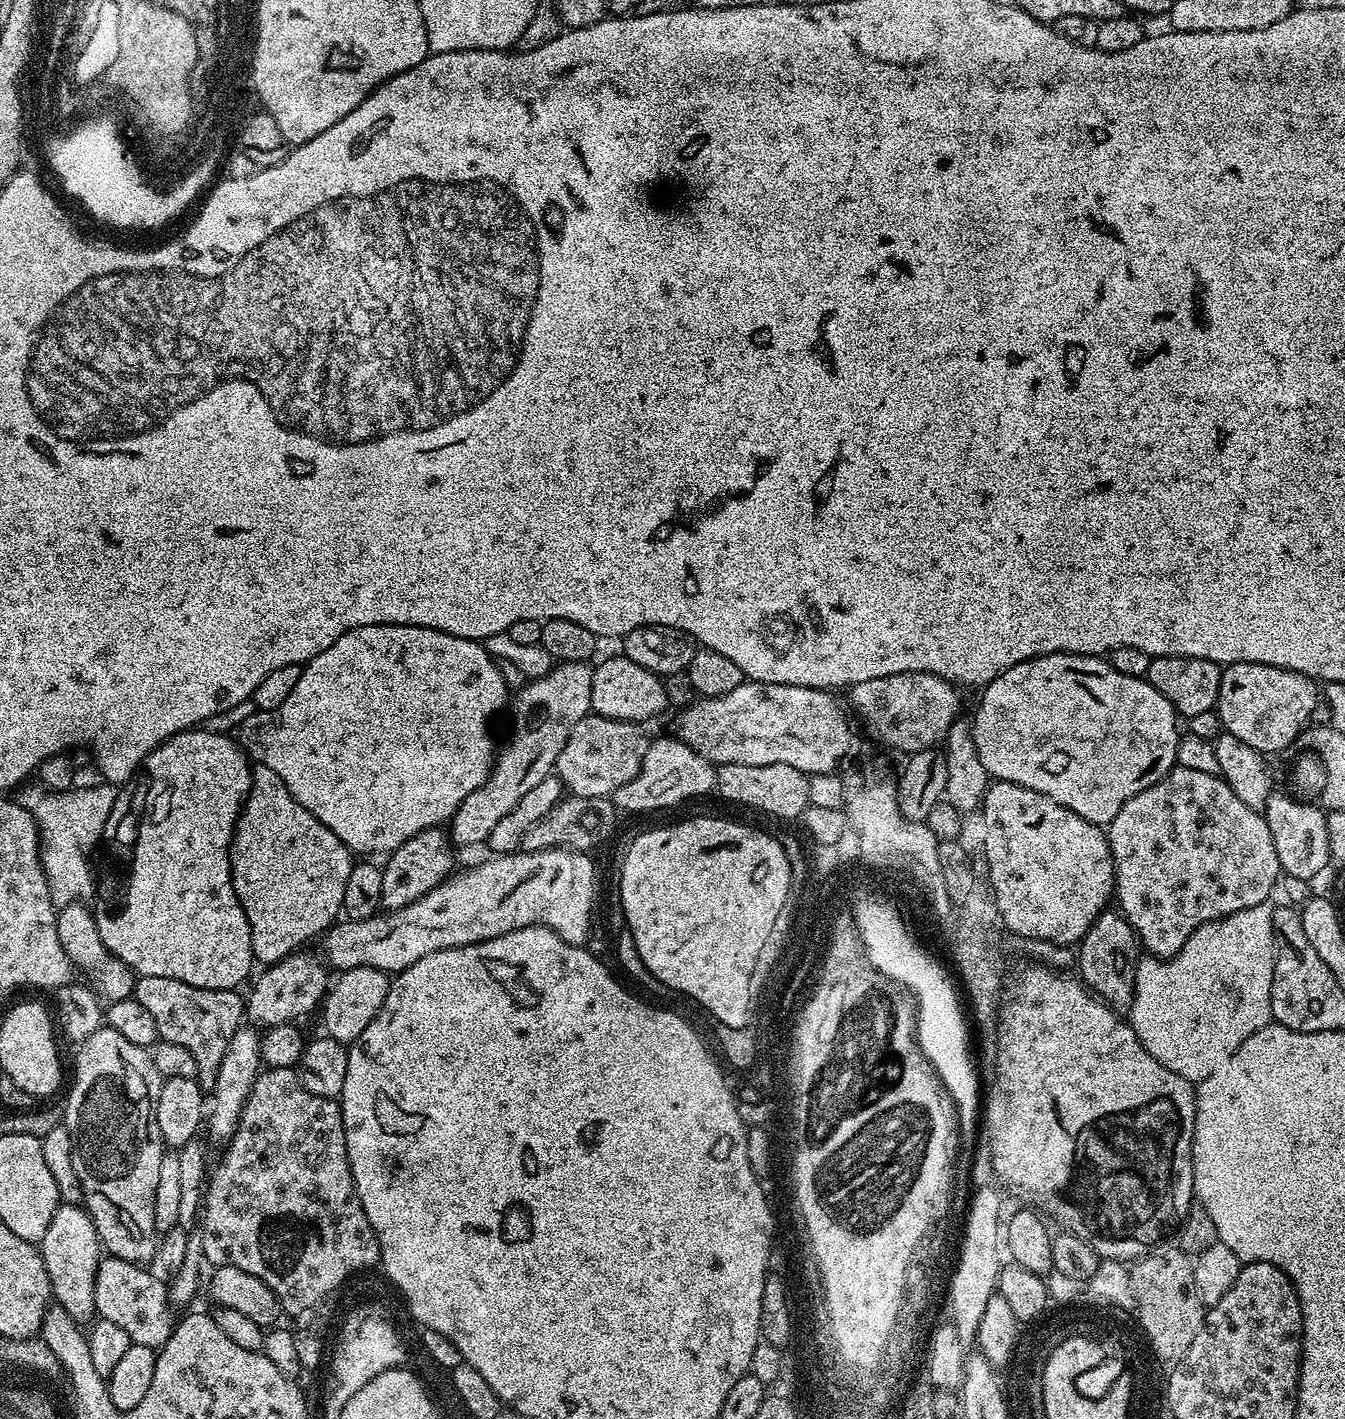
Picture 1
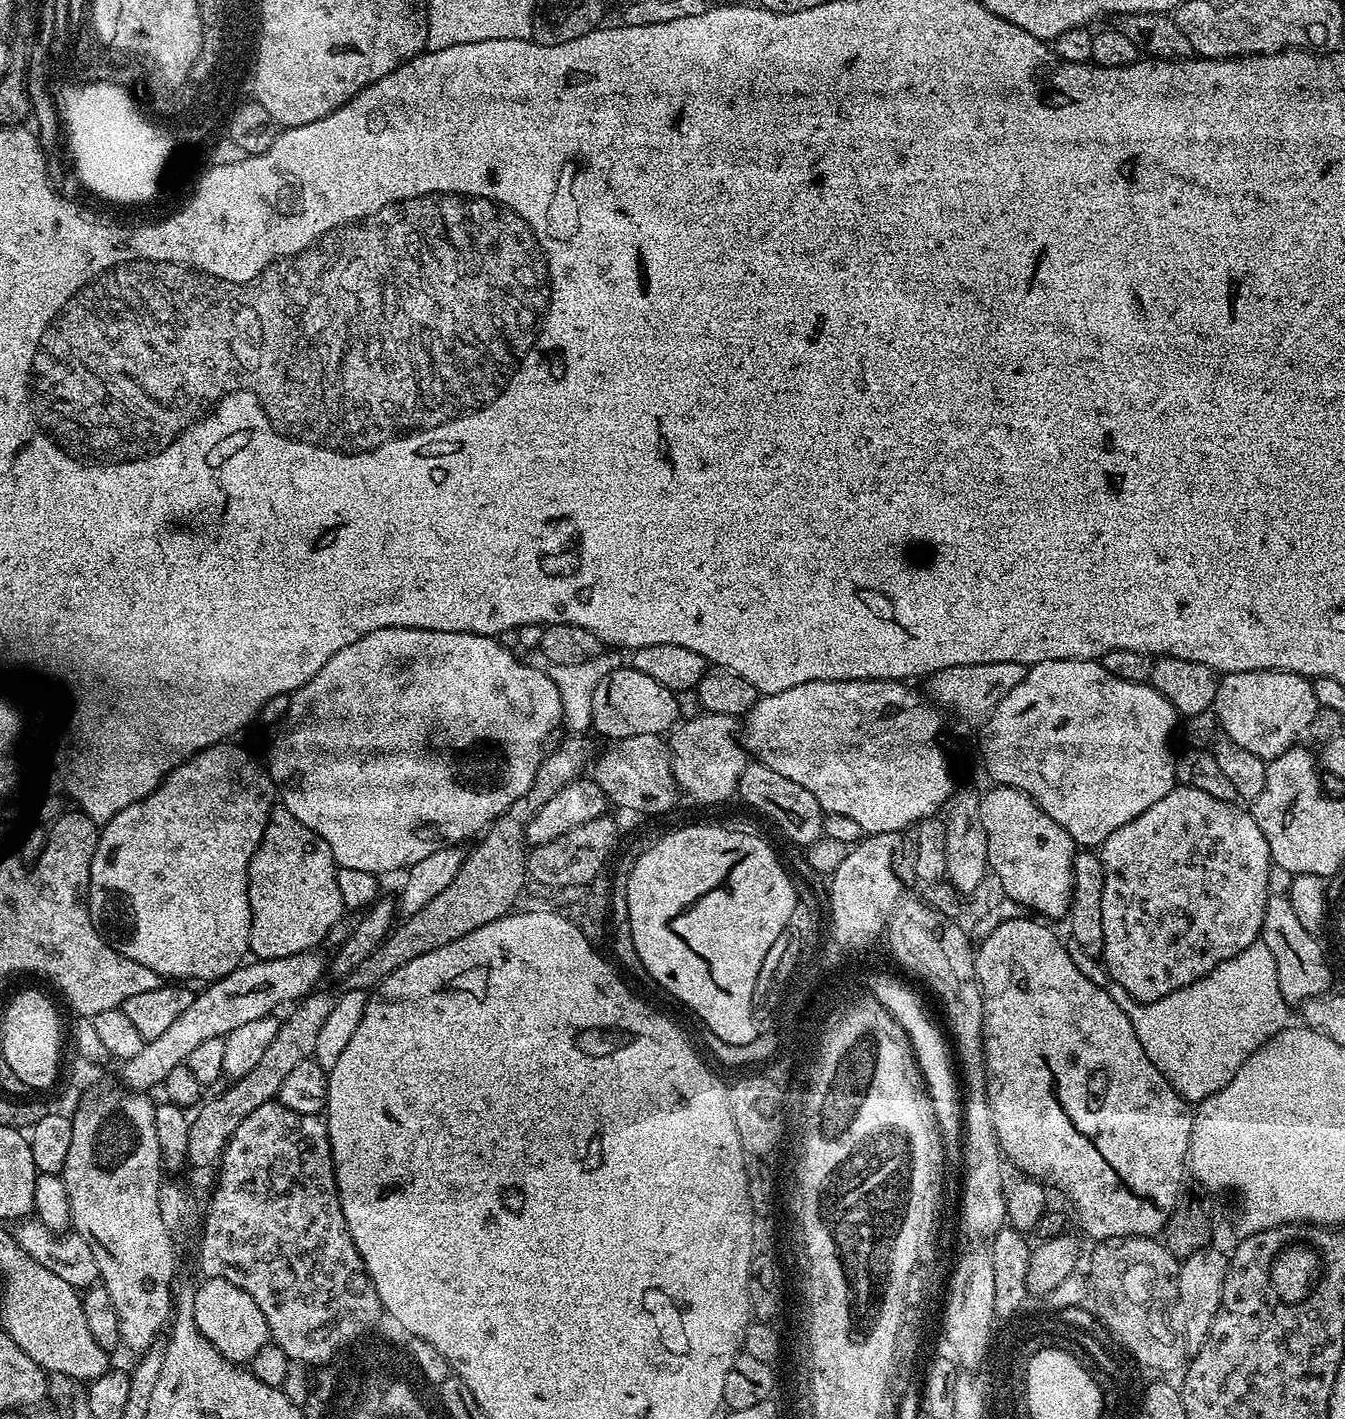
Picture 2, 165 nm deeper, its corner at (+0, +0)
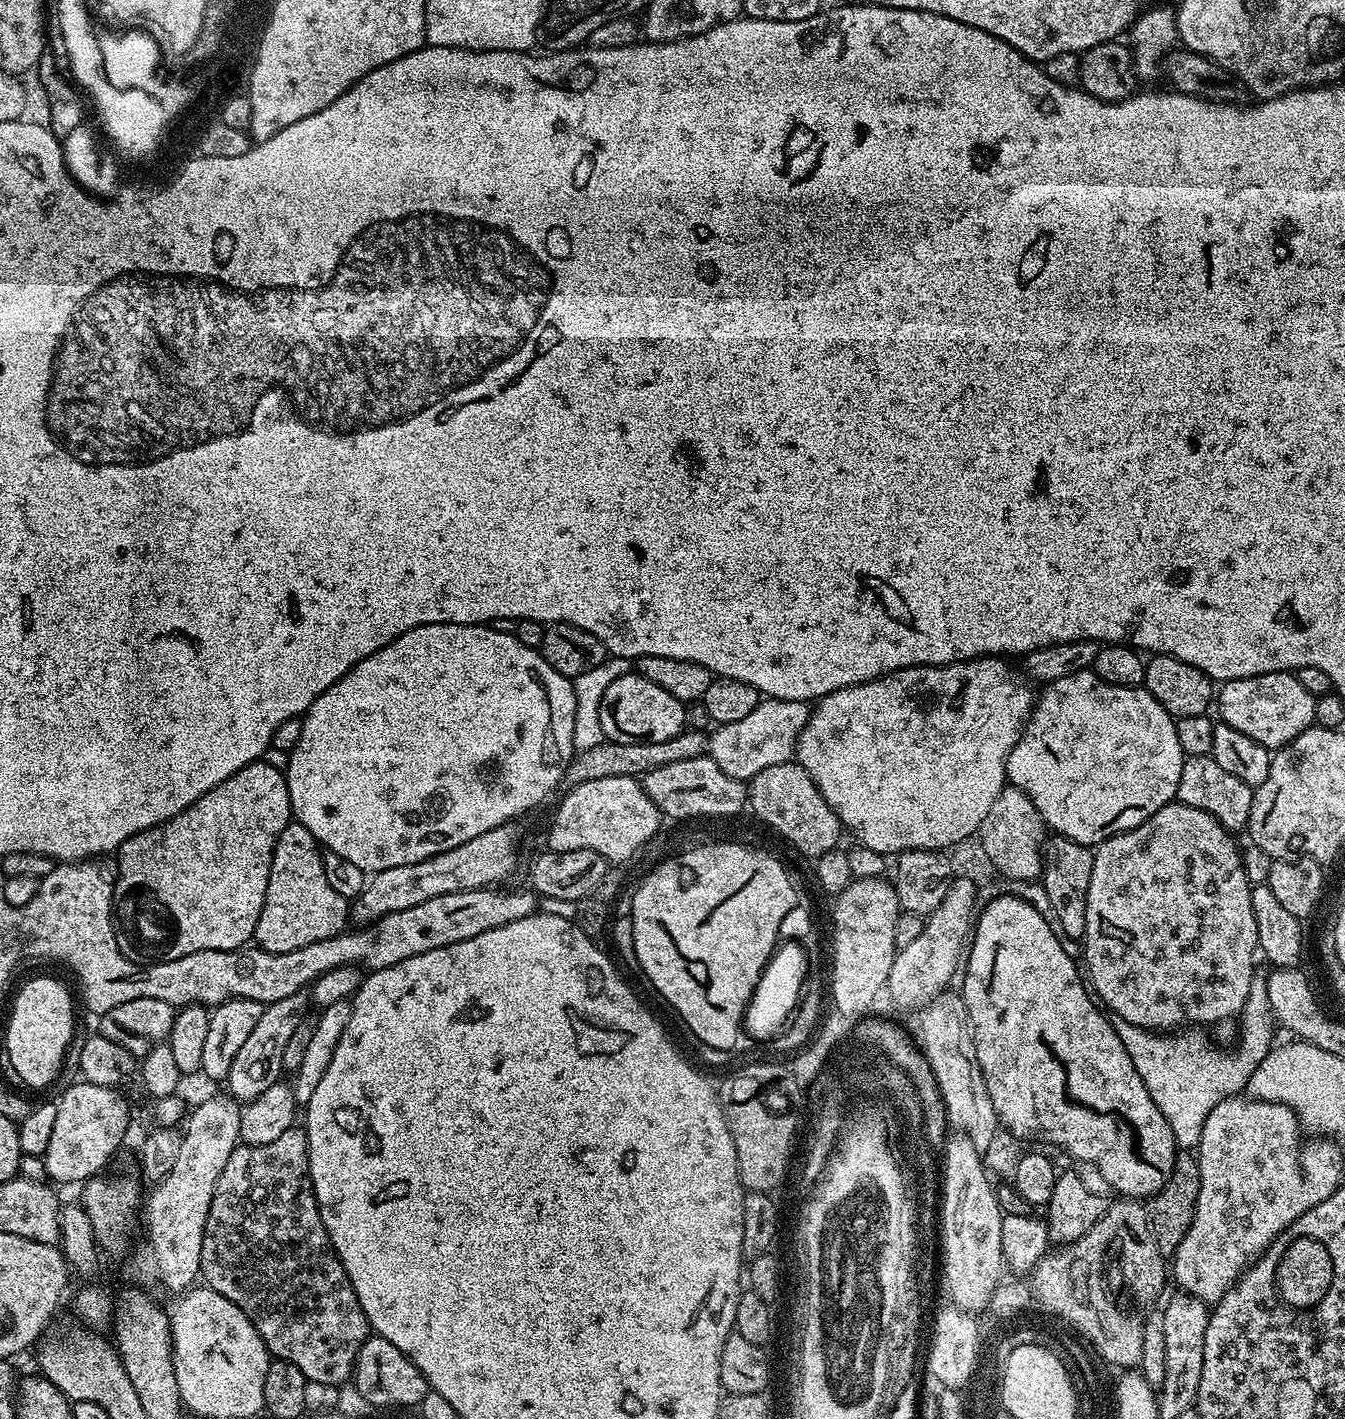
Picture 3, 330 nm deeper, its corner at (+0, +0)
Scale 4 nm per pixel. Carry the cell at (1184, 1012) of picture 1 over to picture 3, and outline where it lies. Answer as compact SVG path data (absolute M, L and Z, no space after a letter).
M1260 974L1253 975L1250 994L1246 1006L1240 1011L1240 1052L1223 1052L1220 1048L1211 1048L1200 1030L1176 1030L1171 1034L1147 1032L1125 1020L1116 1020L1116 1033L1122 1038L1126 1054L1134 1062L1134 1070L1146 1082L1150 1098L1162 1110L1177 1145L1184 1150L1195 1149L1200 1142L1202 1126L1210 1114L1222 1102L1231 1096L1239 1096L1247 1089L1250 1074L1258 1070L1258 1062L1272 1051L1272 1035L1278 1032L1278 1025L1270 1008L1270 998L1266 994L1267 979Z

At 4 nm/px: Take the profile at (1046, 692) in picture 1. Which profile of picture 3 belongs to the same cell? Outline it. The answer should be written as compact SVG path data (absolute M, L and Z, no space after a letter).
M1089 670L1058 678L1058 682L1044 684L1041 689L1032 715L1008 755L1006 780L1034 802L1045 825L1055 835L1095 846L1119 832L1142 826L1162 806L1176 800L1185 757L1178 742L1176 720L1143 686L1114 686Z

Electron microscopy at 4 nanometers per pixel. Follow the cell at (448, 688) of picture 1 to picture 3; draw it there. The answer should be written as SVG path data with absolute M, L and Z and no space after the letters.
M423 624L417 628L411 628L403 632L402 635L394 637L386 646L382 646L382 650L362 658L362 662L358 662L342 679L334 682L334 686L330 686L321 694L309 706L308 711L304 713L300 720L300 737L298 742L287 753L288 767L283 769L284 777L288 783L290 806L292 807L295 823L306 826L306 830L310 830L310 834L314 834L316 841L327 851L334 854L342 854L342 858L354 862L354 866L358 866L358 870L362 870L366 874L390 870L390 866L406 866L410 862L422 862L434 854L442 854L446 850L454 850L458 846L462 846L462 842L470 842L470 838L478 838L478 834L486 834L486 830L494 830L494 826L502 826L520 818L516 816L530 811L531 808L538 807L559 786L560 779L565 779L566 769L572 763L574 755L574 716L575 690L573 681L567 676L558 674L558 670L554 670L554 666L550 666L550 662L546 662L546 658L540 651L530 646L524 646L517 636L503 633L488 624Z

